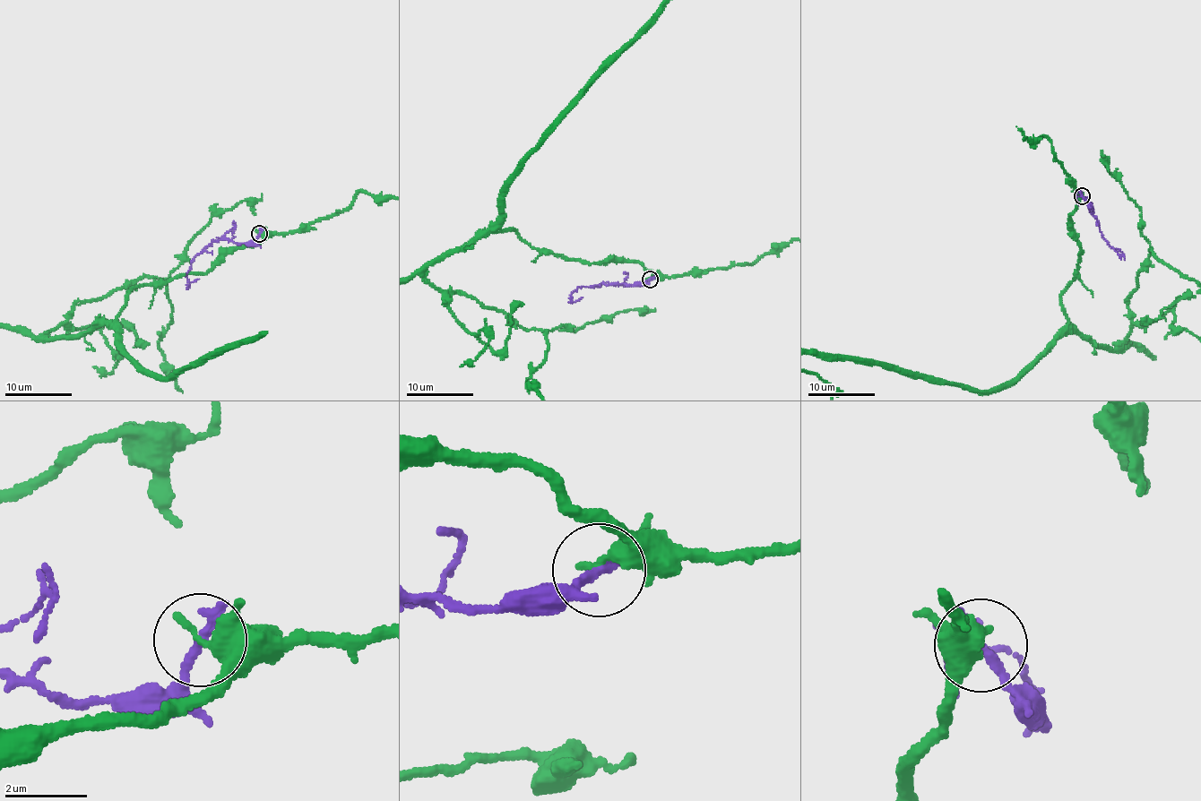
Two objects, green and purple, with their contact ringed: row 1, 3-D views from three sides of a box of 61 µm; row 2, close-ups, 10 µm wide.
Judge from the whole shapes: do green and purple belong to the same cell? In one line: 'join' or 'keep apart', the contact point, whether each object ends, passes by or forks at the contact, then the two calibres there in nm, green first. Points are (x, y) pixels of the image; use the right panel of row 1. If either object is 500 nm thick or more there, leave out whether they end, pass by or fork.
keep apart; at (1082, 196); green ends there; purple ends there; 360 nm thick on the green side, 280 nm on the other

